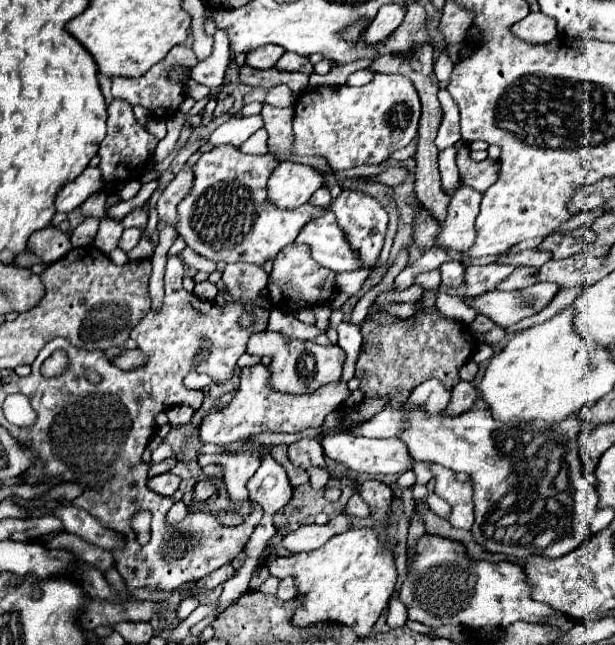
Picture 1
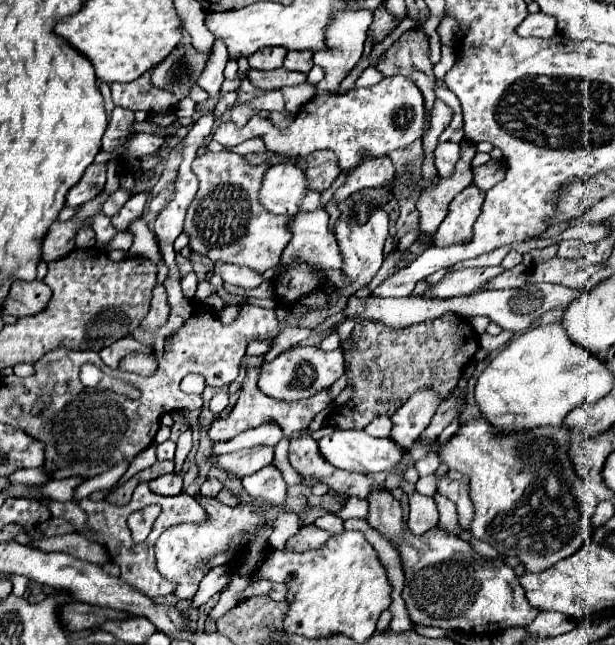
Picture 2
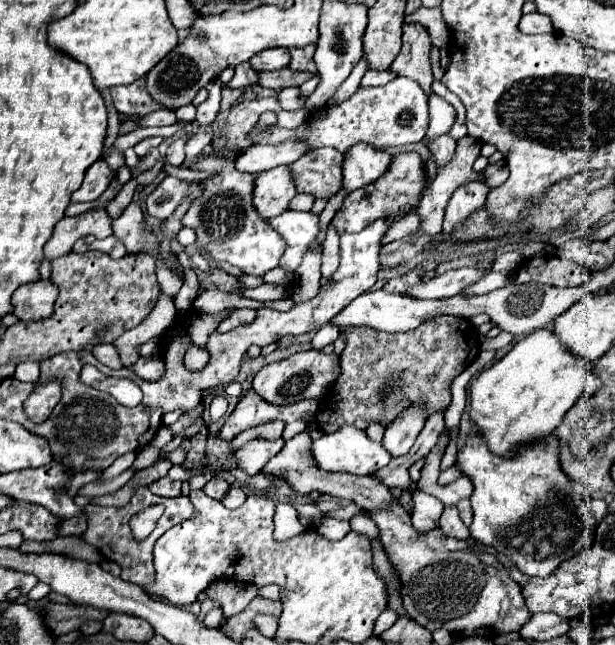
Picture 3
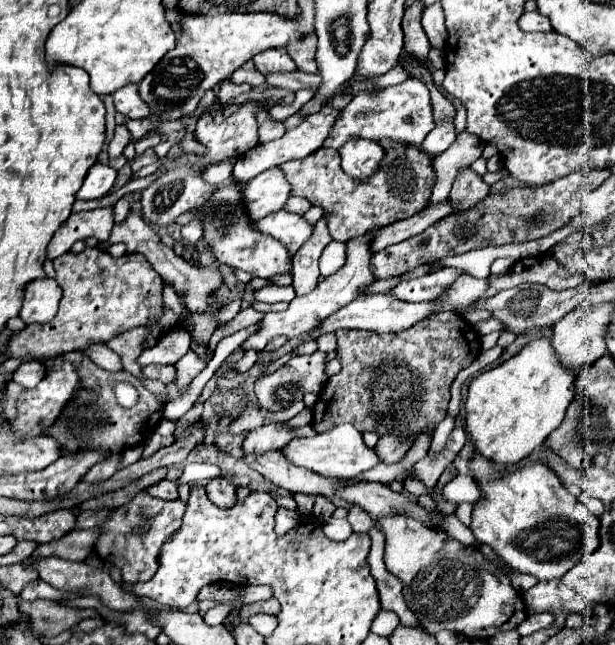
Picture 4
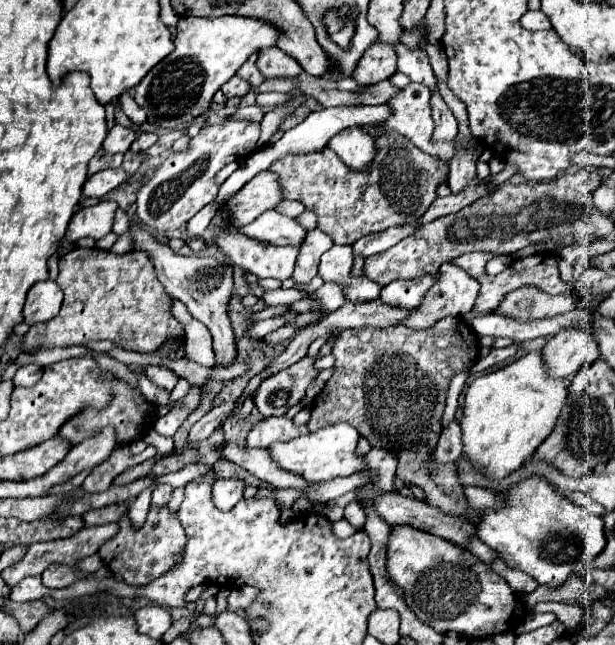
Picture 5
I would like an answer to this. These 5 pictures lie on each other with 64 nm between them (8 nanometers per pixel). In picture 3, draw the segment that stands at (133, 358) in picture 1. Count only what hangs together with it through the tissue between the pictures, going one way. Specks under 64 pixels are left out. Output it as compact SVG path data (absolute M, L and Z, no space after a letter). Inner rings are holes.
M140 358L130 370L134 370L144 380L160 380L164 376L164 362L152 358Z

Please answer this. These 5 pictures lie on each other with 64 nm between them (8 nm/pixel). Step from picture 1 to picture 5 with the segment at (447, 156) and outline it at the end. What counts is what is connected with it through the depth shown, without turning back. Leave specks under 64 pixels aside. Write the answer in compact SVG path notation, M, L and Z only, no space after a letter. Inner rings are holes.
M438 88L432 92L430 108L432 108L432 120L436 122L434 140L448 140L448 142L454 142L454 138L456 138L456 134L458 134L458 124L456 124L454 114L452 114L450 108L446 106L446 102L442 100Z

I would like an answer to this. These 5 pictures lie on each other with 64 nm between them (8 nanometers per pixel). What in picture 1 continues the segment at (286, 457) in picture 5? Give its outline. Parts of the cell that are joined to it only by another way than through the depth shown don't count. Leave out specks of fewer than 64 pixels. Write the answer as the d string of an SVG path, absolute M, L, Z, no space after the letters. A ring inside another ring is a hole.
M334 434L320 440L324 454L346 466L354 472L368 472L368 474L394 474L404 472L414 466L414 460L410 458L406 444L400 438L366 438L366 436L354 436L354 434Z

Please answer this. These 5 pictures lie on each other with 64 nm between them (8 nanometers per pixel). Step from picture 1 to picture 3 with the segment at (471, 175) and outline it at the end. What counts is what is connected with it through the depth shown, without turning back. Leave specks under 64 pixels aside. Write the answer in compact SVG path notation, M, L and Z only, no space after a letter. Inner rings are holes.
M500 160L498 164L492 164L492 166L488 166L488 168L486 168L482 174L484 174L484 178L486 178L486 184L488 184L490 188L502 186L502 184L506 182L506 178L508 178L506 162L504 162L504 160Z

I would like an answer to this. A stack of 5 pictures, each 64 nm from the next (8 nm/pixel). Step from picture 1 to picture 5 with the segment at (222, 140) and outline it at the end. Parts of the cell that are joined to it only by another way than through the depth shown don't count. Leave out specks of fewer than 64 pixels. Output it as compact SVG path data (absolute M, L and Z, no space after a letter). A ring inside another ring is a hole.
M410 82L404 90L400 90L400 94L396 94L396 96L388 102L388 106L394 110L394 114L392 114L386 122L382 122L382 124L378 124L378 126L362 126L362 130L366 130L366 132L368 132L370 128L374 128L374 130L394 130L394 132L398 132L398 134L410 138L422 152L428 152L428 154L440 158L442 162L446 162L446 160L452 156L454 144L450 144L450 142L446 142L446 144L444 144L444 142L432 142L434 120L430 118L430 90L428 90L424 84Z

